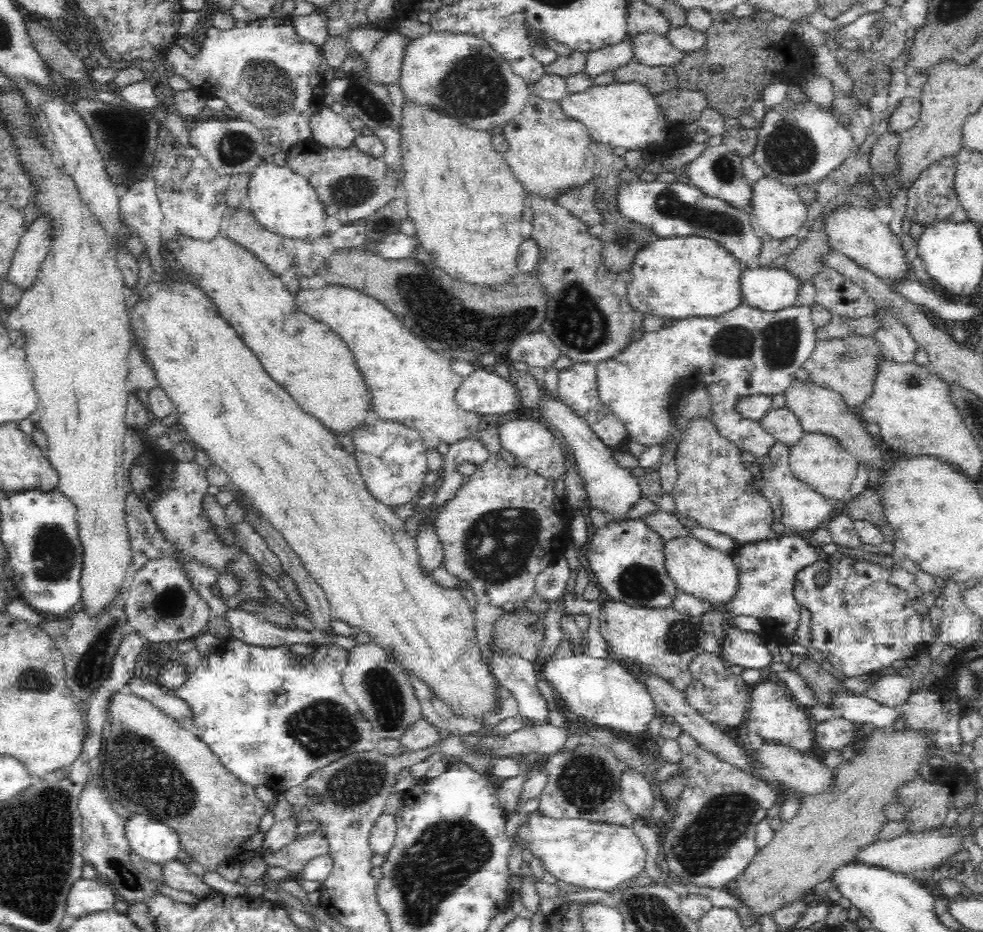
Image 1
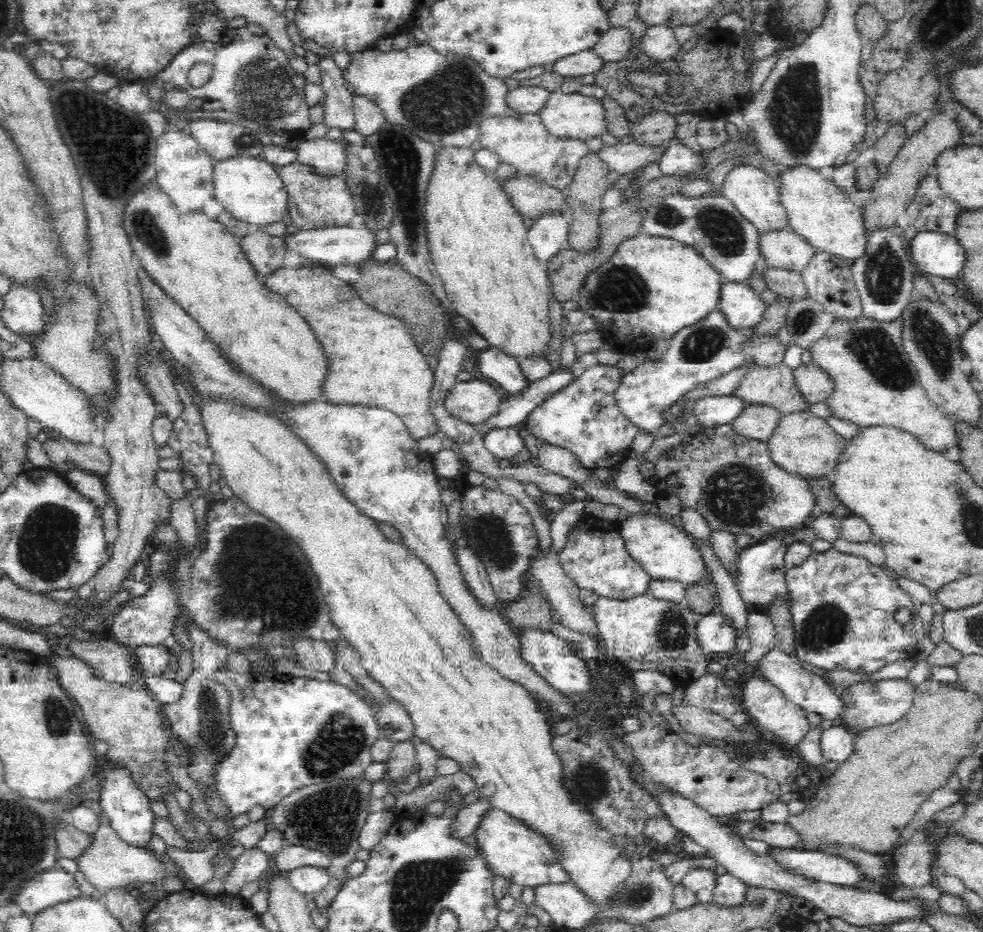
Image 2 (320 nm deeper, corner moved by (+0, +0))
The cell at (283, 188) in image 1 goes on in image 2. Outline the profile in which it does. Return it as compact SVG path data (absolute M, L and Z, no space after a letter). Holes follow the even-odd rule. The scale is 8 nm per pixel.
M234 156L222 160L214 168L216 190L214 198L224 209L240 221L246 221L252 228L274 224L289 216L288 189L279 175L278 168L258 157Z

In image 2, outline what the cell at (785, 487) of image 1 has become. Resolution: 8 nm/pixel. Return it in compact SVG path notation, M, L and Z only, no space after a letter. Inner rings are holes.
M733 424L706 428L692 437L687 445L678 445L659 455L655 464L652 485L660 495L676 496L682 508L692 508L706 520L709 528L723 529L734 535L748 534L754 539L765 535L781 535L804 525L811 515L816 515L816 497L811 484L798 475L787 473L771 459L768 441L741 436Z

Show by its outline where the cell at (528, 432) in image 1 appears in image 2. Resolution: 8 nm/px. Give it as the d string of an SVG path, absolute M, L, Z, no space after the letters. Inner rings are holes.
M517 427L494 428L488 435L483 438L488 451L501 459L512 459L520 452L526 450L524 438L520 436Z

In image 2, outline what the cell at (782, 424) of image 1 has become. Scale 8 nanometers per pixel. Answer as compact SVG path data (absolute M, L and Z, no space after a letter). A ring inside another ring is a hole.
M748 405L733 426L741 436L770 441L783 418L783 415L772 407Z

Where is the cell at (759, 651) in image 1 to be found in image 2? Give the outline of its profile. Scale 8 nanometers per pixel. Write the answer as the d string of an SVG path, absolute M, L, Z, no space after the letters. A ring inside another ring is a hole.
M719 611L702 615L696 634L706 656L724 654L731 656L738 644L738 634L728 618Z

